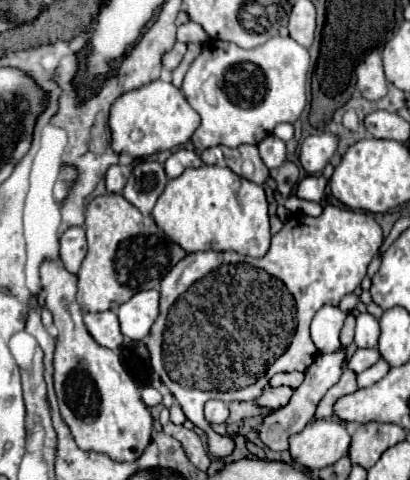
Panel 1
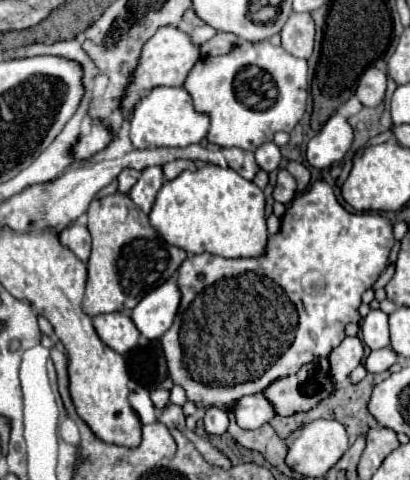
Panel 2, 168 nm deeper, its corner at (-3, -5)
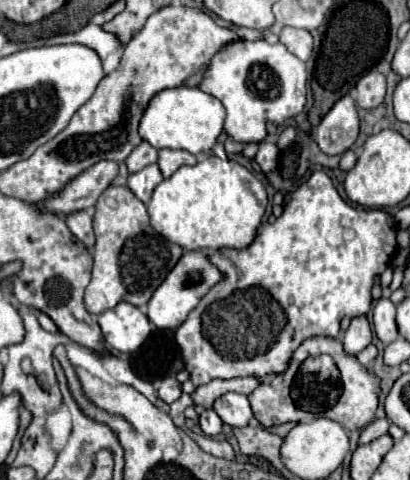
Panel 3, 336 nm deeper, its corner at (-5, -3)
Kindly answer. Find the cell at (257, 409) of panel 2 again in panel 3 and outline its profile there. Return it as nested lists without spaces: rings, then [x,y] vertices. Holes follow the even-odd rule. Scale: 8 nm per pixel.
[[[237,392],[223,394],[221,398],[217,398],[213,402],[211,408],[217,412],[217,416],[225,424],[235,426],[235,428],[243,428],[243,426],[247,426],[253,420],[253,412],[251,412],[247,396],[237,394]]]

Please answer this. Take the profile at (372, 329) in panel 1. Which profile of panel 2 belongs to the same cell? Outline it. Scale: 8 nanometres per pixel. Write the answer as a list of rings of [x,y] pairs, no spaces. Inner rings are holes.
[[[371,310],[361,324],[361,338],[363,338],[365,346],[369,346],[371,350],[389,346],[387,314],[383,314],[381,310]]]

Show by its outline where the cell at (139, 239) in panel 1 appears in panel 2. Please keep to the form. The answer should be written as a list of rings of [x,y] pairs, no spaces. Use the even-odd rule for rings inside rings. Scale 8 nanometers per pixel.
[[[117,192],[93,200],[87,216],[93,246],[87,262],[89,278],[83,298],[83,312],[89,316],[133,310],[145,294],[165,284],[187,258],[185,250],[167,244],[151,228],[149,218],[127,194]]]

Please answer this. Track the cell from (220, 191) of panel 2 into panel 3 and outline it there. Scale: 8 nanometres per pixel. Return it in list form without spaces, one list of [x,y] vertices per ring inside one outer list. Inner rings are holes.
[[[207,156],[195,166],[183,166],[159,182],[147,204],[151,226],[169,242],[185,250],[215,252],[219,248],[245,248],[257,234],[267,208],[267,192],[259,178],[235,160]]]

